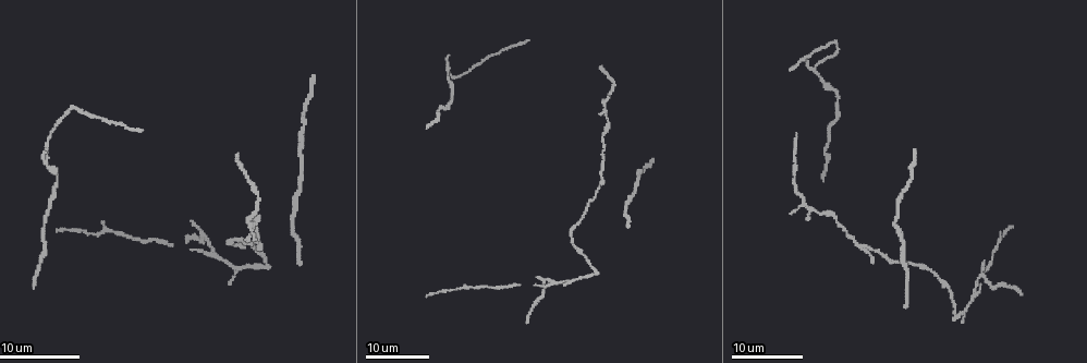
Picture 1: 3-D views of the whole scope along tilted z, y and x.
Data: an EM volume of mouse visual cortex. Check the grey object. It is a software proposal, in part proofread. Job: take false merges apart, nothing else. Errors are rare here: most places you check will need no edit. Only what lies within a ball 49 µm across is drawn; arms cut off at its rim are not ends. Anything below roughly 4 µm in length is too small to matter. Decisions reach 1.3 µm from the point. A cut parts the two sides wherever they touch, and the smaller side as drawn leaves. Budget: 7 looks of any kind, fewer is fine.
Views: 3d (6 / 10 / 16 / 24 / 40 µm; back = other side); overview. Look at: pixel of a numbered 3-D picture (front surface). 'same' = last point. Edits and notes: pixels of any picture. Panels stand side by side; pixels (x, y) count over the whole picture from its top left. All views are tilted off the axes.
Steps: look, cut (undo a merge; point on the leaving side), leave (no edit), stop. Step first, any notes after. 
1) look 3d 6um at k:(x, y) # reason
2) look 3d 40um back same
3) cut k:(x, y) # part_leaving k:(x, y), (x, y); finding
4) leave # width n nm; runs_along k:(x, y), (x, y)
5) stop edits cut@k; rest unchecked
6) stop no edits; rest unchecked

look 3d 24um at 1:(453, 94) # thick turns thin

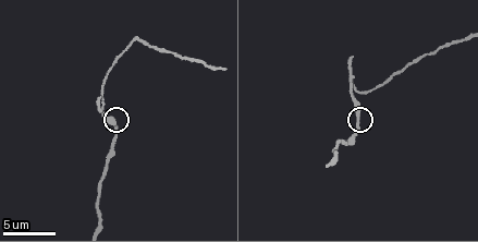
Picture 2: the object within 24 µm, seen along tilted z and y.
look 3d 6um at 2:(356, 116)

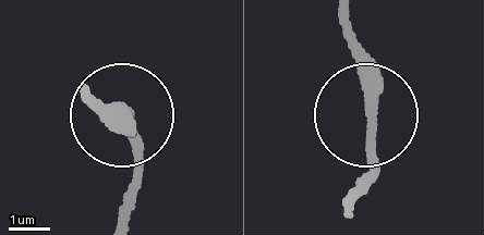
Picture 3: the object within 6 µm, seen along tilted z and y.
leave # runs_along 3:(343, 16), (368, 111), (368, 190); all the same neuron

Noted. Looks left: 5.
look 3d 16um at 1:(579, 219) # thick turns thin

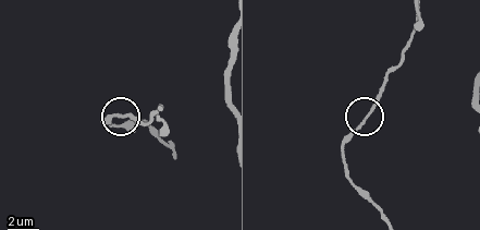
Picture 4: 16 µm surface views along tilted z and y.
look 3d 10um at 4:(362, 122)

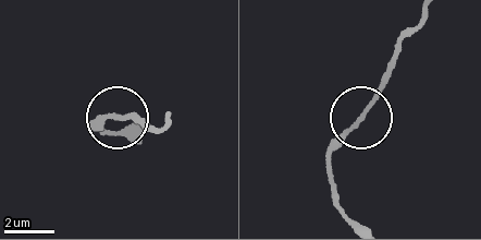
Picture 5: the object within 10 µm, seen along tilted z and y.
leave # width 150 nm; runs_along 5:(423, 14), (401, 44), (387, 81), (328, 165); continuous, no second neuron

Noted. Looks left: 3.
look 3d 24um at 1:(604, 150) # a narrow waist

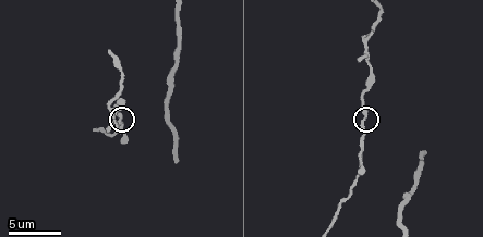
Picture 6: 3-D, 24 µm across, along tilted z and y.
look 3d 10um at 6:(363, 120)

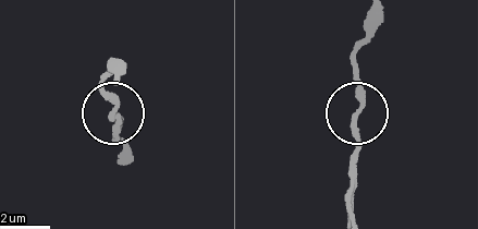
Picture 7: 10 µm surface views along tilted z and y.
leave # width 210 nm; runs_along 7:(375, 12), (353, 58), (360, 105), (354, 127), (357, 175); continuous, no second neuron

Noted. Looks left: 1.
stop no edits; rest unchecked

